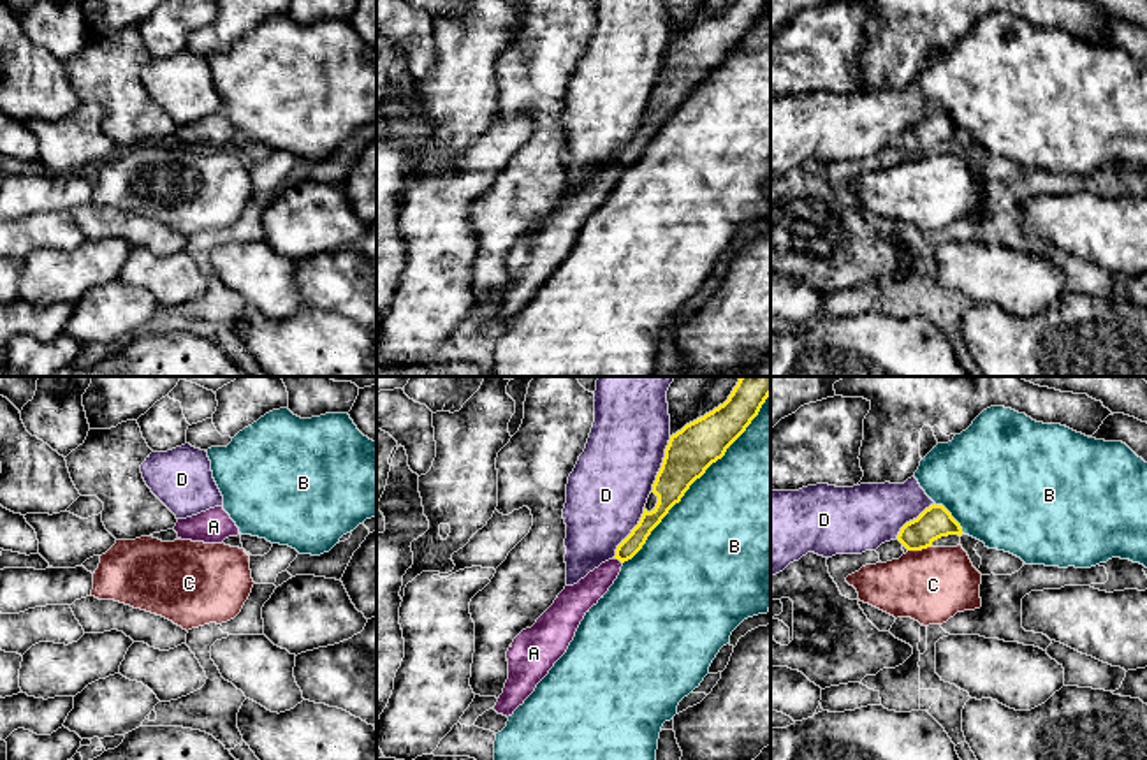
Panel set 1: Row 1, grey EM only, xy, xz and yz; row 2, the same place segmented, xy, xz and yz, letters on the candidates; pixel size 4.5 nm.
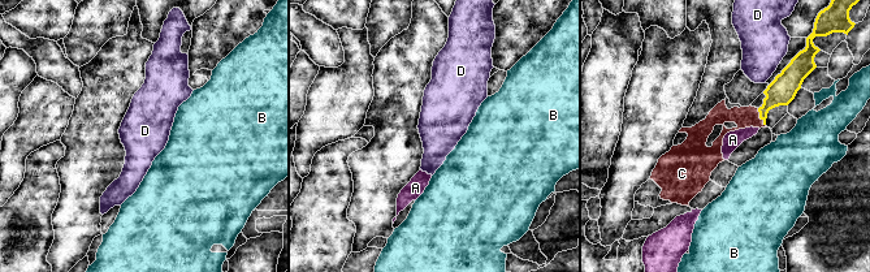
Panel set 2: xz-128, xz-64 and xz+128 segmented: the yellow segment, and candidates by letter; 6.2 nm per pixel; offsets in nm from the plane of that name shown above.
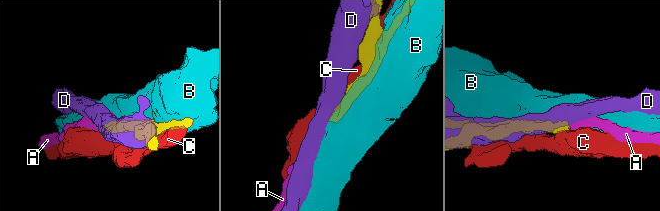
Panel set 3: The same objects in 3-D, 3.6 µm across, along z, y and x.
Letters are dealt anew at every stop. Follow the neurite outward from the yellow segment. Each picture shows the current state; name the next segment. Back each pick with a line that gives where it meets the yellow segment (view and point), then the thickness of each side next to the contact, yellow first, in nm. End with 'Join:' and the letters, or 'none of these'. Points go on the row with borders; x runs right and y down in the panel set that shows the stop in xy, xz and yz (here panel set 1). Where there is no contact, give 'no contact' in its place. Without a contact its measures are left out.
A: contact xz (620, 560); calibres 90 and 140 nm
Join: A

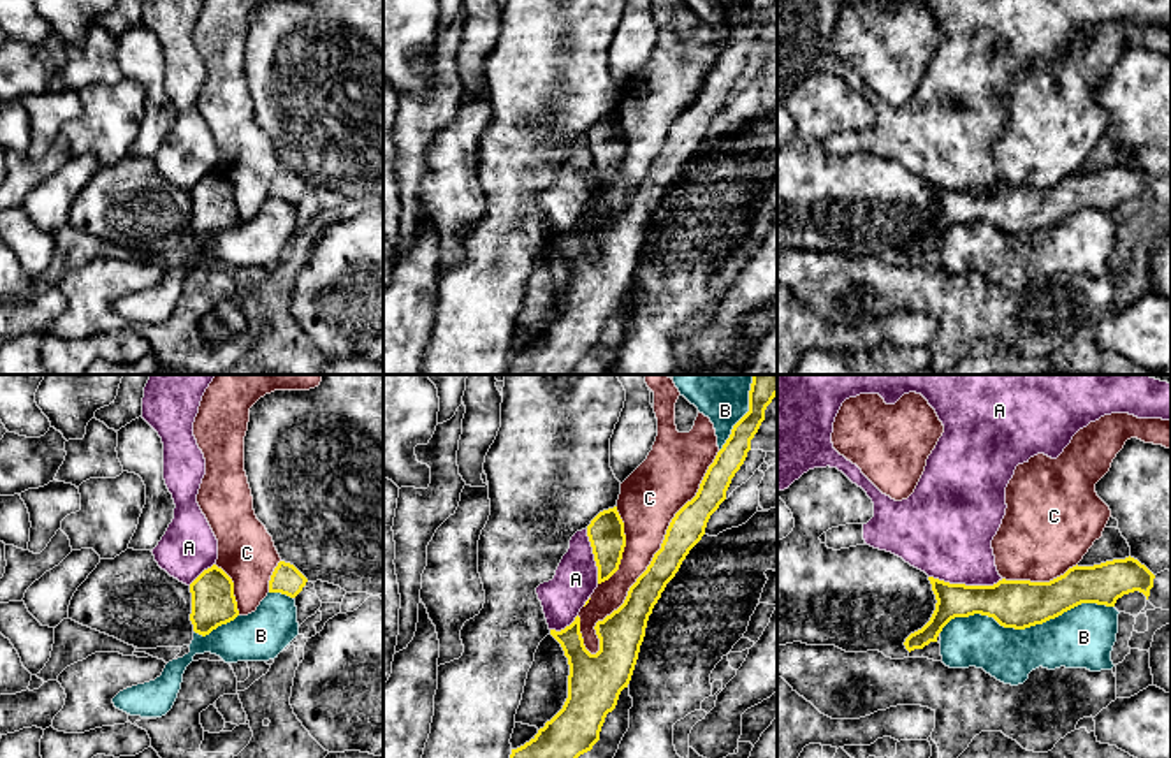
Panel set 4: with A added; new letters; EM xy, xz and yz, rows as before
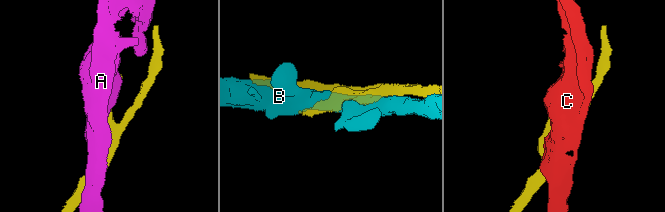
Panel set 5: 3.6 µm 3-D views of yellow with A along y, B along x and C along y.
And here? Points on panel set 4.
Join: none of these

